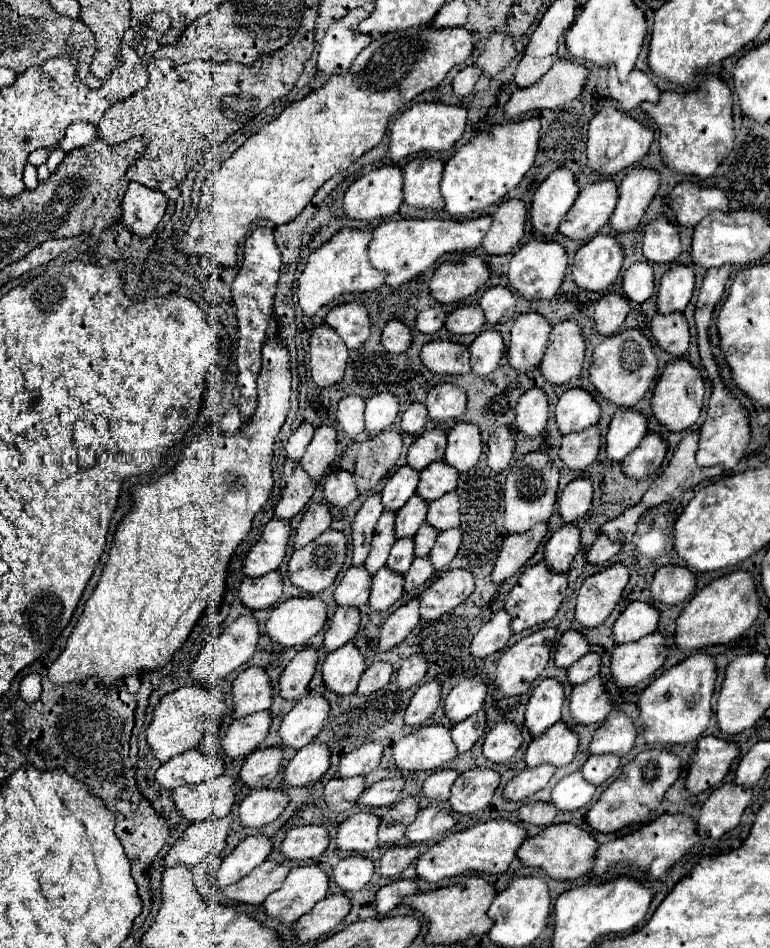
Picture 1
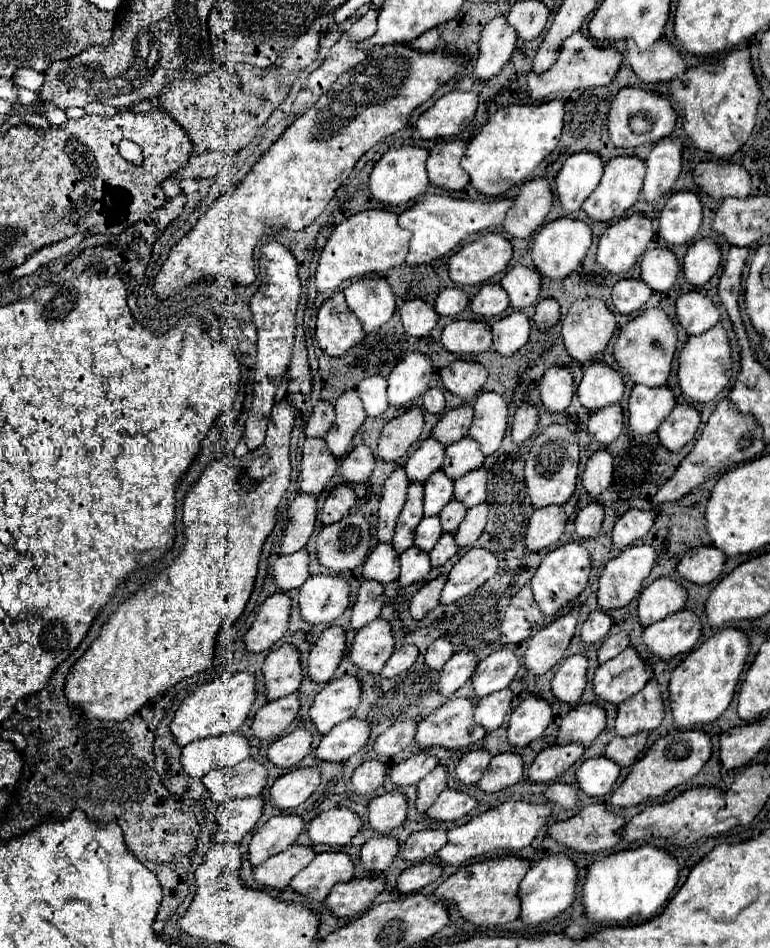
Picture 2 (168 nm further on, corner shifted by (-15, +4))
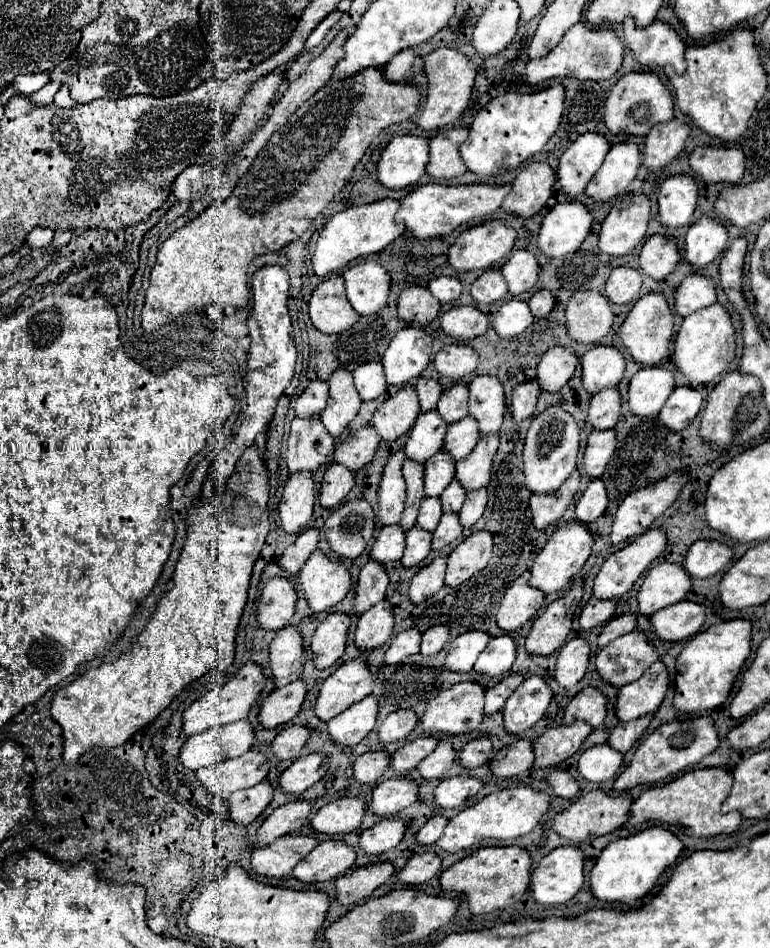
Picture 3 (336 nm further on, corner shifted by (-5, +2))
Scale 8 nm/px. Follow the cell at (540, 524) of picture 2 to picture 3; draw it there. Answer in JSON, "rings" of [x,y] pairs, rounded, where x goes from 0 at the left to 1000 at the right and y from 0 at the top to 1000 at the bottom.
{"rings":[[[745,496],[740,504],[719,519],[719,521],[691,521],[688,523],[688,538],[691,538],[691,553],[696,559],[709,559],[719,551],[730,546],[745,521],[751,519],[753,500]]]}

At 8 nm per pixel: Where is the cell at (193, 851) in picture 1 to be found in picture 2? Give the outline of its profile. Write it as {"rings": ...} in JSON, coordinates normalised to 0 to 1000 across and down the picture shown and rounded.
{"rings":[[[325,840],[314,844],[294,844],[283,850],[283,873],[278,878],[278,888],[312,890],[317,880],[322,880],[340,861],[343,842]]]}

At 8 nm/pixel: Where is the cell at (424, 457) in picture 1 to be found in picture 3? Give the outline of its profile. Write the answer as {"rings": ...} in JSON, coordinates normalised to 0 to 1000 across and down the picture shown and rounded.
{"rings":[[[600,405],[579,411],[569,422],[569,437],[579,447],[597,445],[608,439],[608,409]]]}

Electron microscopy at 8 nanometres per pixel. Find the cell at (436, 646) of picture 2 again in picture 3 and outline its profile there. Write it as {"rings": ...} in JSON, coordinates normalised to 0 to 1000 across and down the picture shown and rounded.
{"rings":[[[564,660],[553,669],[548,669],[545,690],[548,692],[566,692],[577,679],[582,677],[582,662],[579,660]]]}

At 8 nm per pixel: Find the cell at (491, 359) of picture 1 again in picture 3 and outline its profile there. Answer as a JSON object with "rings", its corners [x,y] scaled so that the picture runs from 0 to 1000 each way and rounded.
{"rings":[[[660,316],[655,319],[639,335],[639,346],[649,357],[668,357],[678,352],[691,342],[691,331],[683,319]]]}

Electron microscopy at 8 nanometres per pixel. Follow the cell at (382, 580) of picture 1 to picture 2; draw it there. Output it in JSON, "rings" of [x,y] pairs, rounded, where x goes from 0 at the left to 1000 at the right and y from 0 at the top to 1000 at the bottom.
{"rings":[[[532,576],[527,582],[522,582],[519,586],[519,618],[532,618],[548,610],[553,610],[553,605],[561,601],[558,597],[558,586],[556,582],[540,578],[540,576]]]}

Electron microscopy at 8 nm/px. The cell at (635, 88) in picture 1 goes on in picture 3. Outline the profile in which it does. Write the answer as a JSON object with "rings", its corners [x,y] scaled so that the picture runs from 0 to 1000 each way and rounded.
{"rings":[[[816,19],[810,23],[810,44],[834,70],[873,70],[881,78],[888,76],[891,49],[873,27],[852,21],[847,27],[829,32]]]}

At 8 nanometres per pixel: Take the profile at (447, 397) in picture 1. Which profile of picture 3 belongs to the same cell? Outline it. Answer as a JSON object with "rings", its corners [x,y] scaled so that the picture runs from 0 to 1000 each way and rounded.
{"rings":[[[582,363],[564,376],[564,386],[571,397],[587,403],[603,403],[618,392],[621,373],[608,363]]]}

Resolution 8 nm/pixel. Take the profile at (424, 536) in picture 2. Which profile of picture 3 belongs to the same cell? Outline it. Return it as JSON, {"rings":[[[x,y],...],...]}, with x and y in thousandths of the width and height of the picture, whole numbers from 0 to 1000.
{"rings":[[[551,525],[543,546],[540,546],[540,555],[548,555],[548,559],[553,561],[564,561],[564,557],[569,555],[574,544],[574,534],[569,525]]]}

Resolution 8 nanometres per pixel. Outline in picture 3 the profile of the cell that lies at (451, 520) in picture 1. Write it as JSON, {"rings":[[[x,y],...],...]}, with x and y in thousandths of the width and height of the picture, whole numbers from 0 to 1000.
{"rings":[[[647,460],[626,462],[621,464],[613,479],[592,489],[592,506],[605,519],[621,517],[636,508],[636,494],[644,475],[647,475]]]}

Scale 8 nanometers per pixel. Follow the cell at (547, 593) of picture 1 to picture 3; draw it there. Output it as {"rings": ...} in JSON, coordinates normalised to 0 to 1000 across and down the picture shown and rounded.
{"rings":[[[756,553],[727,555],[714,565],[714,570],[704,578],[704,582],[696,586],[696,591],[691,595],[691,605],[688,605],[688,618],[701,622],[706,629],[719,627],[719,624],[730,624],[740,616],[740,612],[745,612],[748,605],[756,601],[766,582],[769,582],[769,565],[761,559],[761,555],[756,555]]]}

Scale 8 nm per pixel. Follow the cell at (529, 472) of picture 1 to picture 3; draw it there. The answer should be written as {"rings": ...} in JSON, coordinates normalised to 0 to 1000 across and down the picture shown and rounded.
{"rings":[[[717,428],[709,430],[704,437],[699,437],[688,454],[683,458],[681,466],[681,504],[683,504],[683,515],[691,521],[719,521],[730,508],[748,496],[748,481],[751,481],[751,470],[753,470],[753,454],[745,445],[745,441],[730,430],[730,428]]]}

